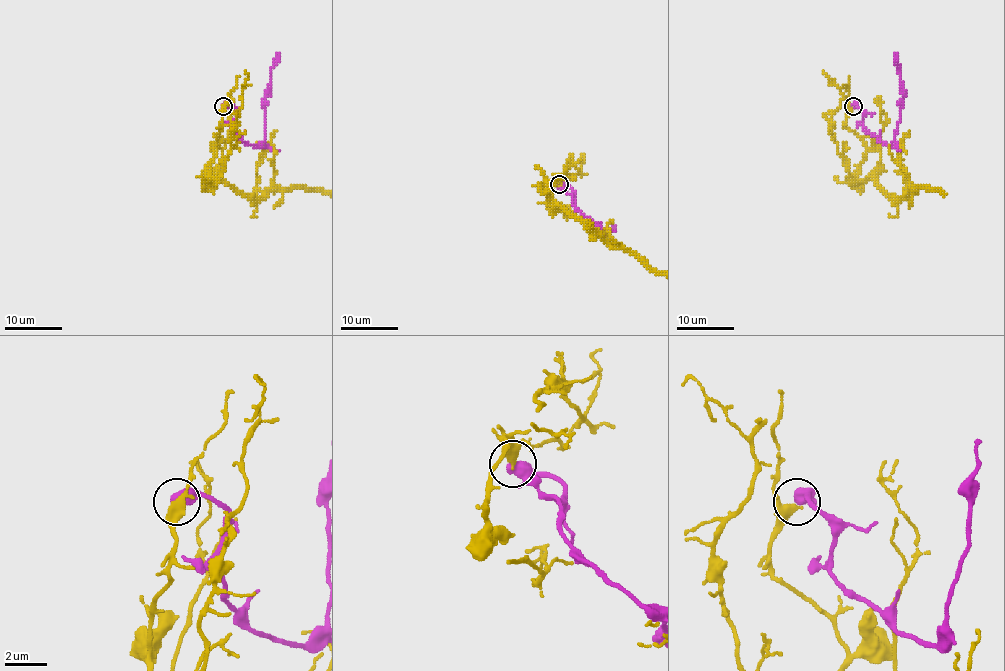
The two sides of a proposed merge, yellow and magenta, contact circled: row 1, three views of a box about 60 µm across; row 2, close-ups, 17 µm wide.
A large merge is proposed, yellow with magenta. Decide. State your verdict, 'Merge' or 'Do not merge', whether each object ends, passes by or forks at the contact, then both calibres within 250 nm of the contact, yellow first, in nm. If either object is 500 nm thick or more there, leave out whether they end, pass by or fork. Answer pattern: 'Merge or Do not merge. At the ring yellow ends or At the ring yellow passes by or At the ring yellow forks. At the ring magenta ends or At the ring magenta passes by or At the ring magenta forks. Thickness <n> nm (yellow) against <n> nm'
Do not merge. Thickness 400 nm (yellow) against 600 nm

